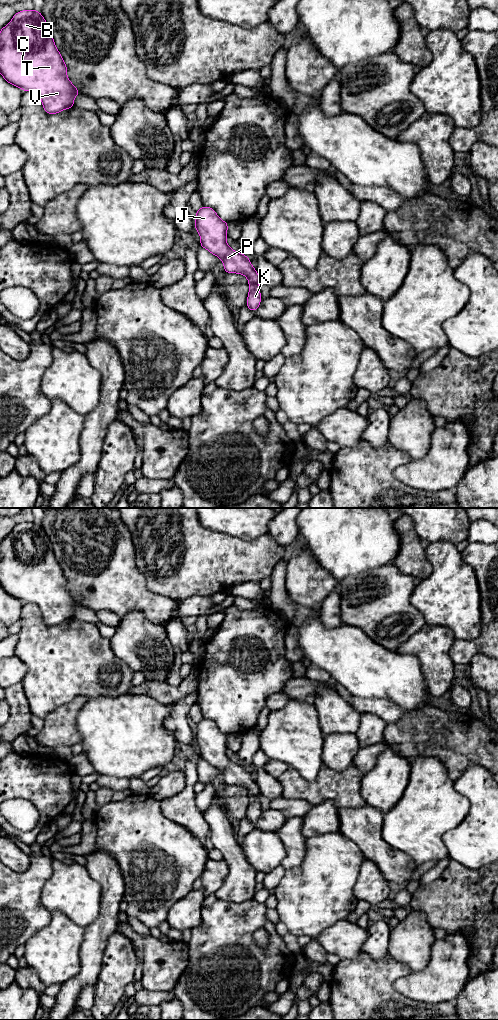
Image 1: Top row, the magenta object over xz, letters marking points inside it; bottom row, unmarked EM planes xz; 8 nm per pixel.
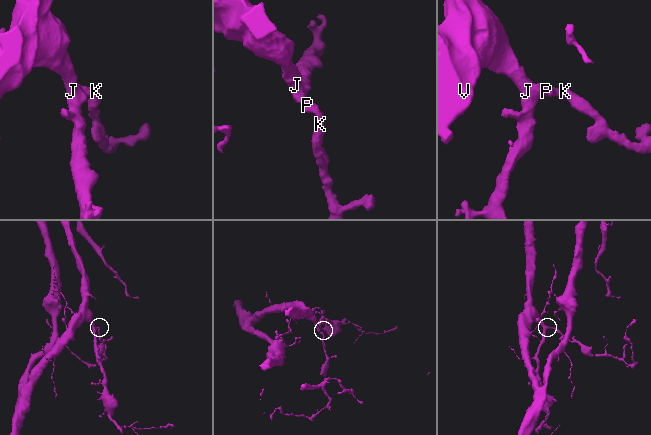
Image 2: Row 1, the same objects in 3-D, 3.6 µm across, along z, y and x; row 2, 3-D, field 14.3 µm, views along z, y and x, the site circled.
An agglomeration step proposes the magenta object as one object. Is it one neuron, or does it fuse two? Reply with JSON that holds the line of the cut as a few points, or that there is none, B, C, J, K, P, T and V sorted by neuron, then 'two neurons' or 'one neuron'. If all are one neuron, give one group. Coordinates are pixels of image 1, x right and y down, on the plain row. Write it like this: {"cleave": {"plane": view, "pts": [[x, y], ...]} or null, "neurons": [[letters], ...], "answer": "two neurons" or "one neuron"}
{"cleave": null, "neurons": [["B", "C", "J", "K", "P", "T", "V"]], "answer": "one neuron"}

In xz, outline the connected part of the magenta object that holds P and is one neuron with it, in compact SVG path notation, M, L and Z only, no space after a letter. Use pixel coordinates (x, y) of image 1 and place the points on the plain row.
M203 718L196 723L195 741L201 753L200 758L216 767L224 775L226 785L238 785L247 789L249 806L246 818L255 825L262 812L258 797L261 795L258 785L251 777L249 769L234 763L226 755L228 735L221 732L215 722Z

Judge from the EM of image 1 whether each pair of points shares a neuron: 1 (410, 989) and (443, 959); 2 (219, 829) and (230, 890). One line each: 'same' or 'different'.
1: same
2: same

